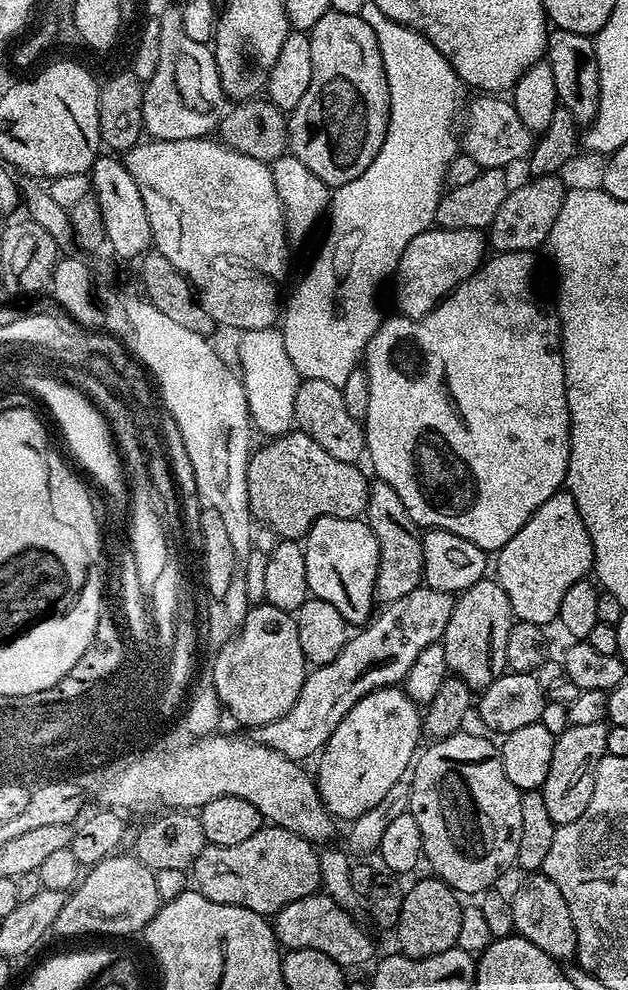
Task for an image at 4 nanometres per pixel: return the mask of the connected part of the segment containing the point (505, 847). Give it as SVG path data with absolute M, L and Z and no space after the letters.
M461 730L427 746L429 748L419 753L411 769L412 789L408 803L408 811L414 822L418 822L418 830L422 830L423 859L453 892L483 893L495 885L492 883L508 867L516 864L518 842L522 842L522 793L510 778L506 778L499 747L484 736L471 736L468 730Z

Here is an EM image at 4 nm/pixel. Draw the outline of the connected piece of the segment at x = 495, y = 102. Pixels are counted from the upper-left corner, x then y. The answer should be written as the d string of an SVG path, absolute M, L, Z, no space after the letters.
M480 94L468 108L468 117L464 120L464 136L462 132L463 155L474 158L480 169L503 168L508 164L516 164L531 153L534 133L518 118L518 110L514 110L511 99L501 98L496 94Z

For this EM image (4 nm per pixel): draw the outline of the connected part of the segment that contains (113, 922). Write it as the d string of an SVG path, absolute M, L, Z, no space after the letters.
M120 855L107 856L83 873L82 879L71 889L58 914L55 934L84 936L87 932L109 932L112 936L124 936L127 932L139 933L152 921L162 903L158 898L158 890L154 887L156 874L142 866L135 855Z

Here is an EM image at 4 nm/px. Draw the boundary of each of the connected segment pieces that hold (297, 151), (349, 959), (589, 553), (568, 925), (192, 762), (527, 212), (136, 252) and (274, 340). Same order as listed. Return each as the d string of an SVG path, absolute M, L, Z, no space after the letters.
M329 10L322 14L322 18L318 18L318 22L314 22L308 37L314 74L306 94L302 94L302 102L298 102L298 106L287 117L288 146L294 159L302 162L310 174L317 176L326 186L337 189L346 182L354 182L354 178L358 178L358 174L362 174L366 166L374 162L378 150L382 150L388 129L388 115L392 109L388 79L378 38L360 16Z
M313 894L282 906L282 910L274 916L274 931L277 941L285 949L318 950L341 968L351 970L355 964L364 964L372 956L372 940L356 918L327 894Z
M561 490L551 496L494 556L494 579L502 586L517 621L543 626L560 615L562 598L574 582L593 571L596 555L592 539L572 493Z
M543 872L531 873L524 879L526 880L510 896L517 935L526 937L558 962L571 961L578 949L577 934L562 892Z
M209 734L193 739L192 744L184 744L173 752L156 752L153 756L144 756L136 760L120 777L116 784L128 804L157 804L160 810L199 810L206 802L223 796L234 796L250 802L260 811L261 817L269 825L285 828L298 834L313 845L324 846L336 836L337 821L328 813L328 809L319 798L316 781L304 769L303 763L286 758L270 746L262 746L258 741L244 736L220 736Z
M559 175L532 176L525 184L511 189L507 198L498 206L498 214L494 214L494 222L486 229L486 240L493 244L496 252L530 252L543 245L554 226L554 218L558 218L558 210L562 210L562 202L566 185L560 181Z
M107 154L101 155L90 169L90 188L94 193L98 206L100 207L100 217L104 223L104 239L107 247L113 248L120 256L135 256L140 258L149 251L152 244L152 231L150 222L146 218L146 206L142 206L142 194L138 194L138 186L130 174L130 170L124 164L123 159Z
M275 327L263 328L262 330L241 331L240 345L236 352L240 355L239 375L244 382L244 393L248 399L248 415L252 417L252 426L257 433L265 432L265 437L275 438L284 435L293 427L296 415L294 414L294 398L300 389L301 376L294 370L290 362L290 354L286 354L284 345L284 333Z

